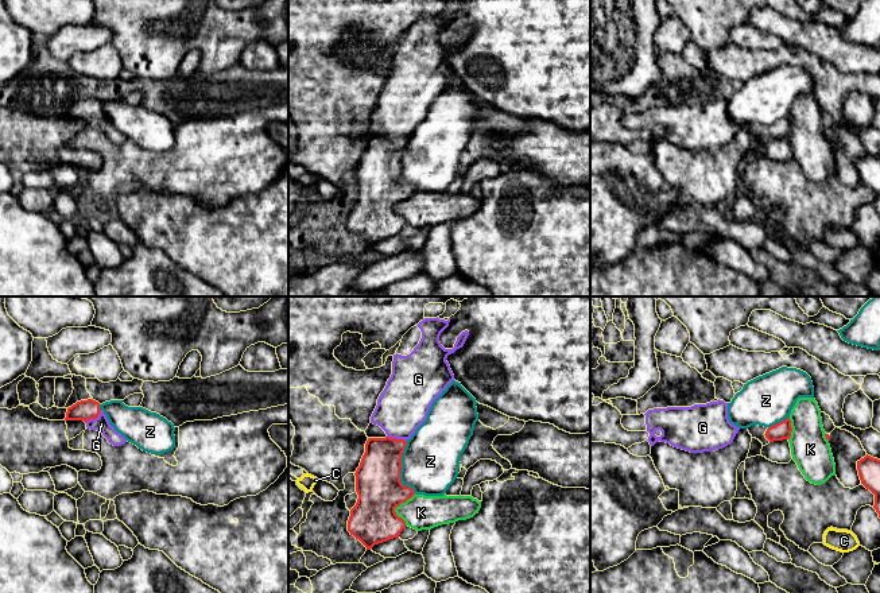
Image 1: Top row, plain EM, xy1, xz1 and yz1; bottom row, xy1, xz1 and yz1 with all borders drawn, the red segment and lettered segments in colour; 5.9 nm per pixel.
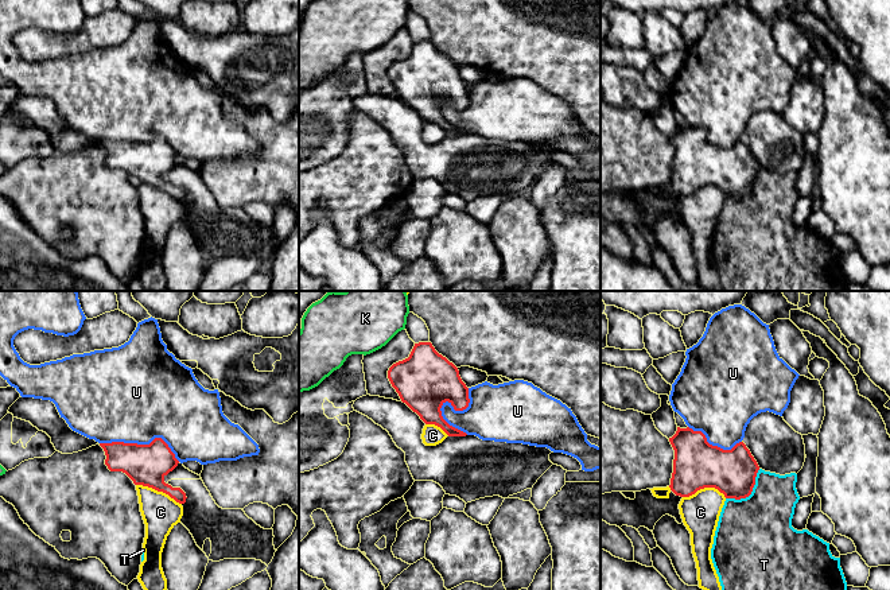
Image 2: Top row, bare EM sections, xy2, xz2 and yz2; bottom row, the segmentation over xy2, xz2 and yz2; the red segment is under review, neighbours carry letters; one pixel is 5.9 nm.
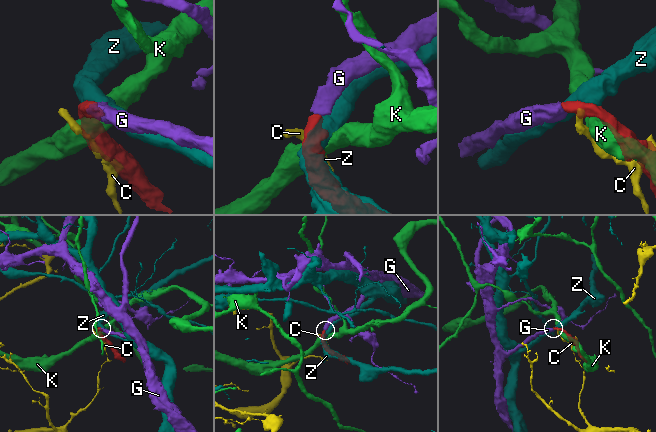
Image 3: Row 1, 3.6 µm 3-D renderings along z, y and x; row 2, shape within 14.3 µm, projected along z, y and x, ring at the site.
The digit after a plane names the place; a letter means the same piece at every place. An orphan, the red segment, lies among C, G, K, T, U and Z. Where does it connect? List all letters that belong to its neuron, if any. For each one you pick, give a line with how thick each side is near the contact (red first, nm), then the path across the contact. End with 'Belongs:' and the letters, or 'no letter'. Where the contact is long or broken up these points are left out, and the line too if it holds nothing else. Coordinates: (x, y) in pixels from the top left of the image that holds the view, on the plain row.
G: 120 nm thick on the red side, 90 nm on the other; runs through xy1 (84, 108), (93, 116), (101, 121)
Belongs: G

